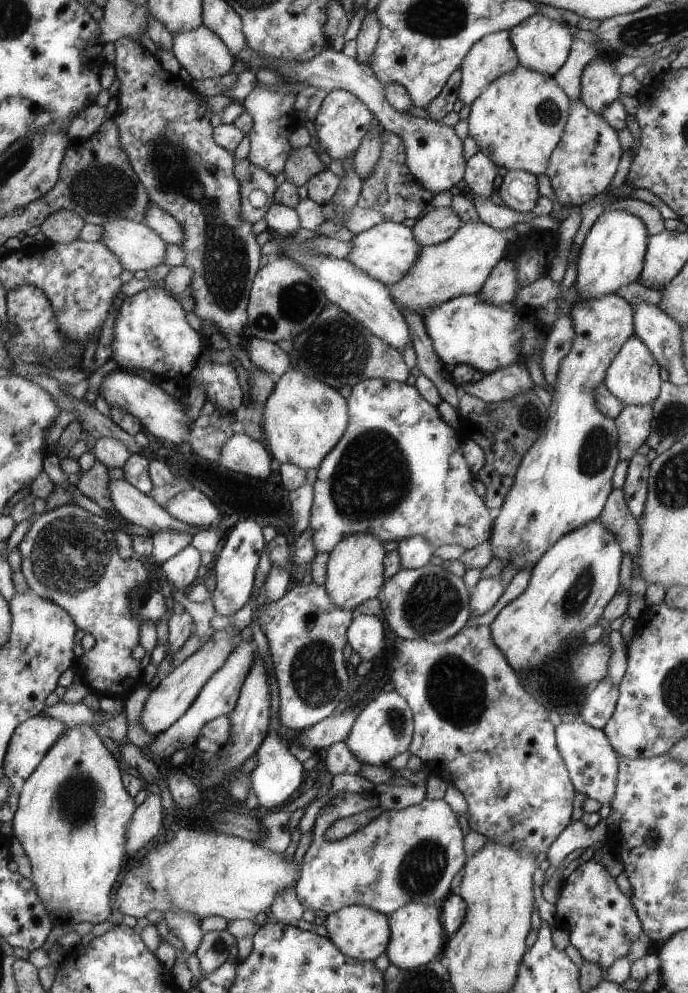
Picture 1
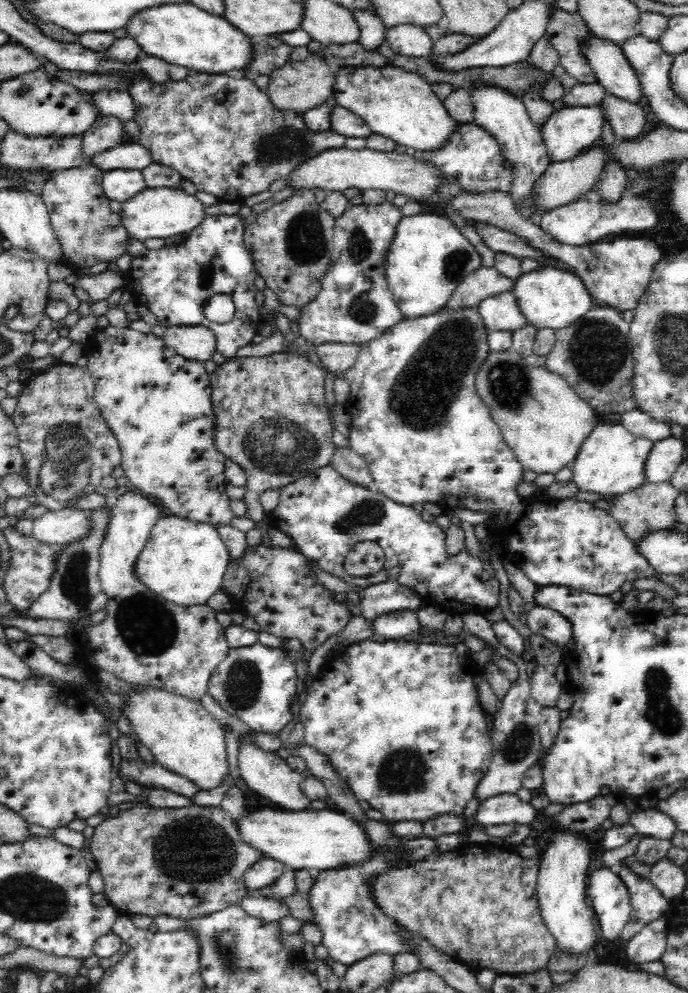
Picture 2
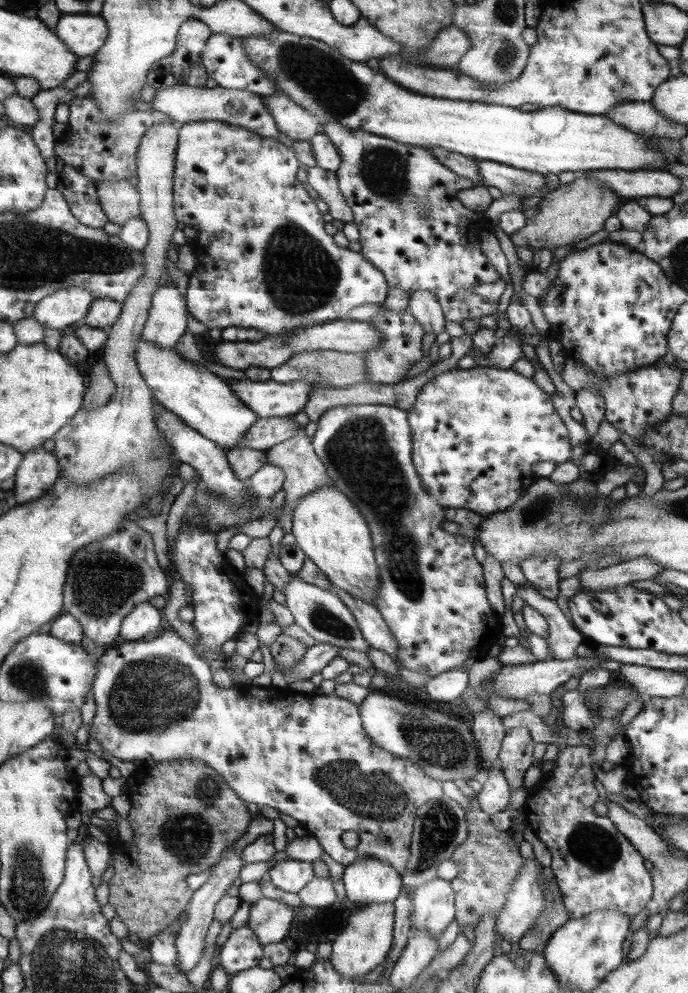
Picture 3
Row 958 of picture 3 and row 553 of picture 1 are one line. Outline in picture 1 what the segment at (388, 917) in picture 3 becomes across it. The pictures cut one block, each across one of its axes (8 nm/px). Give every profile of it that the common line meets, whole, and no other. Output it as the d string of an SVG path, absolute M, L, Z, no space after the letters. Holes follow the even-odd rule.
M355 533L342 538L329 553L325 582L322 584L337 607L355 613L363 601L376 597L384 584L383 542L369 533Z

